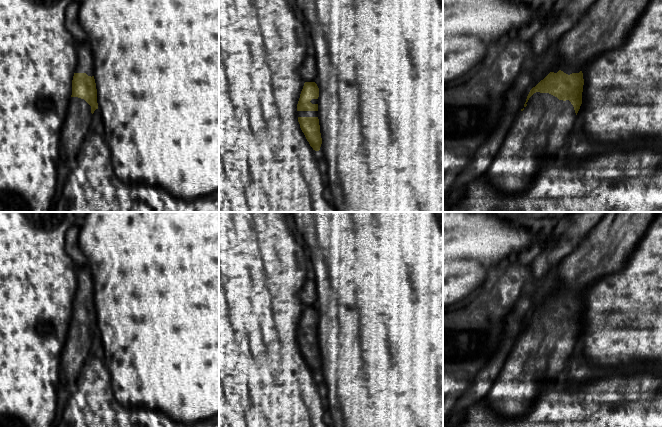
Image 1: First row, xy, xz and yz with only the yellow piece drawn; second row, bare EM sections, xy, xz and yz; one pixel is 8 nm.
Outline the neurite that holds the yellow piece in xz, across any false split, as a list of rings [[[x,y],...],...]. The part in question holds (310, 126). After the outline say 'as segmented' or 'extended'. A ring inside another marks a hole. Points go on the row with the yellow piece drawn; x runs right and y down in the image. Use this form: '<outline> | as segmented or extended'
[[[305,82],[297,104],[300,128],[310,146],[319,153],[322,138],[318,119],[319,88],[315,82]]] | extended

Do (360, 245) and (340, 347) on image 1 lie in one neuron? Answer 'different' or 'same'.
same

